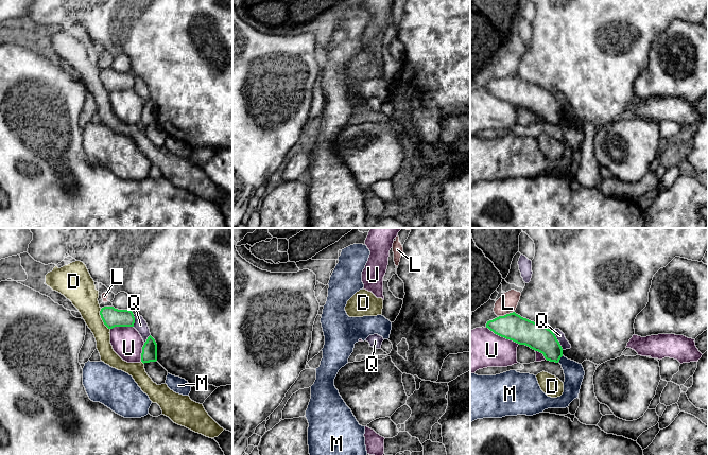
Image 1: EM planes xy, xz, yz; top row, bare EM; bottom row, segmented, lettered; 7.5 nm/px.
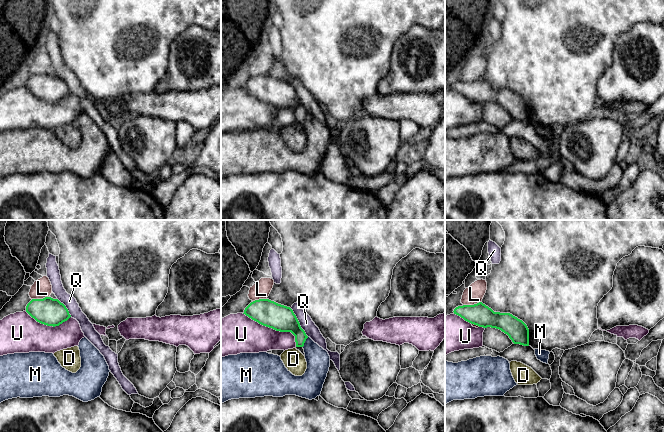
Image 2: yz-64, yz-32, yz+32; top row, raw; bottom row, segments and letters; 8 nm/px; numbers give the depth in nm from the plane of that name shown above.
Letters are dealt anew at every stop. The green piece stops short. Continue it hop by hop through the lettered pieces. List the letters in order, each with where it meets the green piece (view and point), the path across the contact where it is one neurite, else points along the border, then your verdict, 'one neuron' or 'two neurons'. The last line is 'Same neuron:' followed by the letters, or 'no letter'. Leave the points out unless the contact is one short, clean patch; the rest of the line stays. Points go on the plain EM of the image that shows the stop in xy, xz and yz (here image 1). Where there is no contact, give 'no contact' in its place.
D: meets green in xy at (102, 82); two neurons
L: meets green in yz at (506, 76); two neurons
M: meets green in yz at (559, 121); border along yz (563, 118), (558, 123); two neurons
Q: meets green in yz at (557, 103); border along yz (552, 94), (563, 111); two neurons
U: meets green in yz at (503, 99); two neurons
Same neuron: no letter

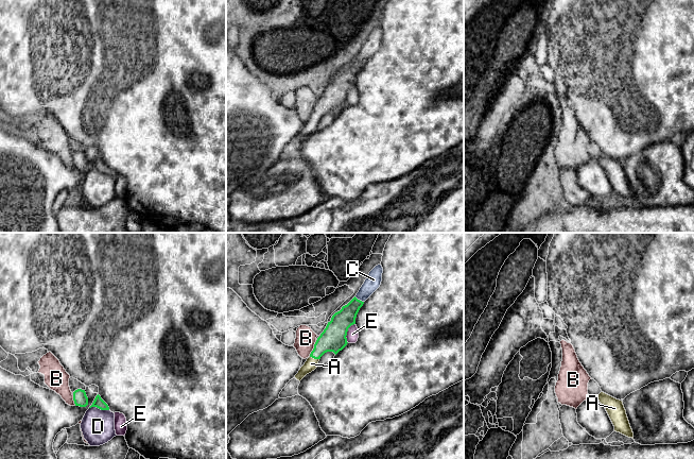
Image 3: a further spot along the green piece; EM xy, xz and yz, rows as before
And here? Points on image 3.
A: meets green in xz at (314, 120); one neuron
B: meets green in xz at (314, 109); two neurons
C: meets green in xz at (359, 62); two neurons
D: meets green in xy at (99, 170); two neurons
E: meets green in xz at (346, 95); border along xz (354, 85), (348, 90), (347, 104); two neurons
Same neuron: A

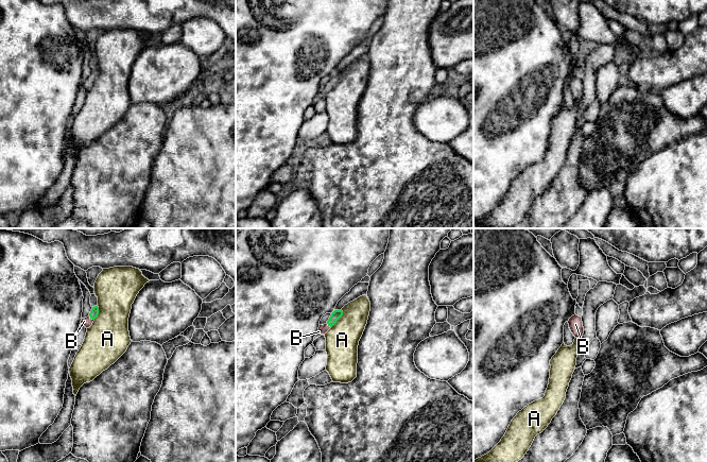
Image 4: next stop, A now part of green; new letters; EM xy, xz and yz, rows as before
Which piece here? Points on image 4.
A: meets green in xz at (339, 80); border along xz (341, 71), (342, 78), (331, 89); two neurons
B: meets green in xy at (91, 80); runs through xy (93, 75), (91, 80), (87, 84); one neuron
Same neuron: B

